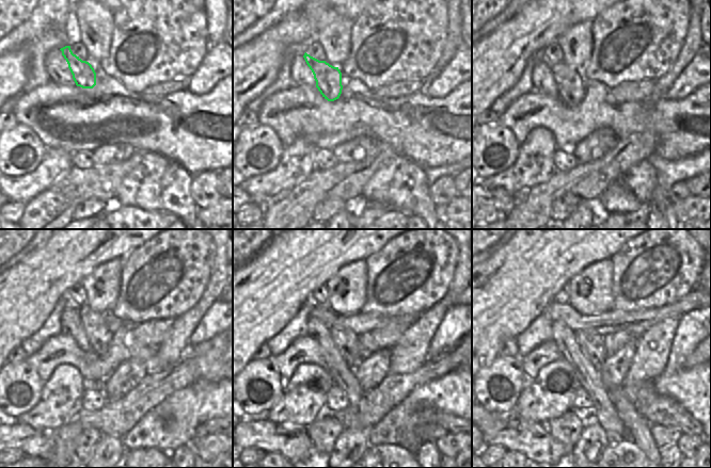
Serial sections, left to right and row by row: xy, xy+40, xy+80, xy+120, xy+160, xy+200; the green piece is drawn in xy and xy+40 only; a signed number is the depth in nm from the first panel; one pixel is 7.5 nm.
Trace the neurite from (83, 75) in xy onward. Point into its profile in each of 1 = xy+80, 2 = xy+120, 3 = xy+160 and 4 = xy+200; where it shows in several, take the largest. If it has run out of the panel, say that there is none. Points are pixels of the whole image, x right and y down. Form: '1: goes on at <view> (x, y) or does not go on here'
1: goes on at xy+80 (570, 86)
2: goes on at xy+120 (99, 336)
3: goes on at xy+160 (347, 342)
4: goes on at xy+200 (637, 429)

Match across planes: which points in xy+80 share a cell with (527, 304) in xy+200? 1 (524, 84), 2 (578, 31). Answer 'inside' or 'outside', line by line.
1: outside
2: outside

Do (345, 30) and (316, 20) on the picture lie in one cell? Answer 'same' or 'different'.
different

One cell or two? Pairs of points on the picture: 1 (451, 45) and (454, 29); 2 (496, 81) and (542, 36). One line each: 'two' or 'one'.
1: two
2: one

